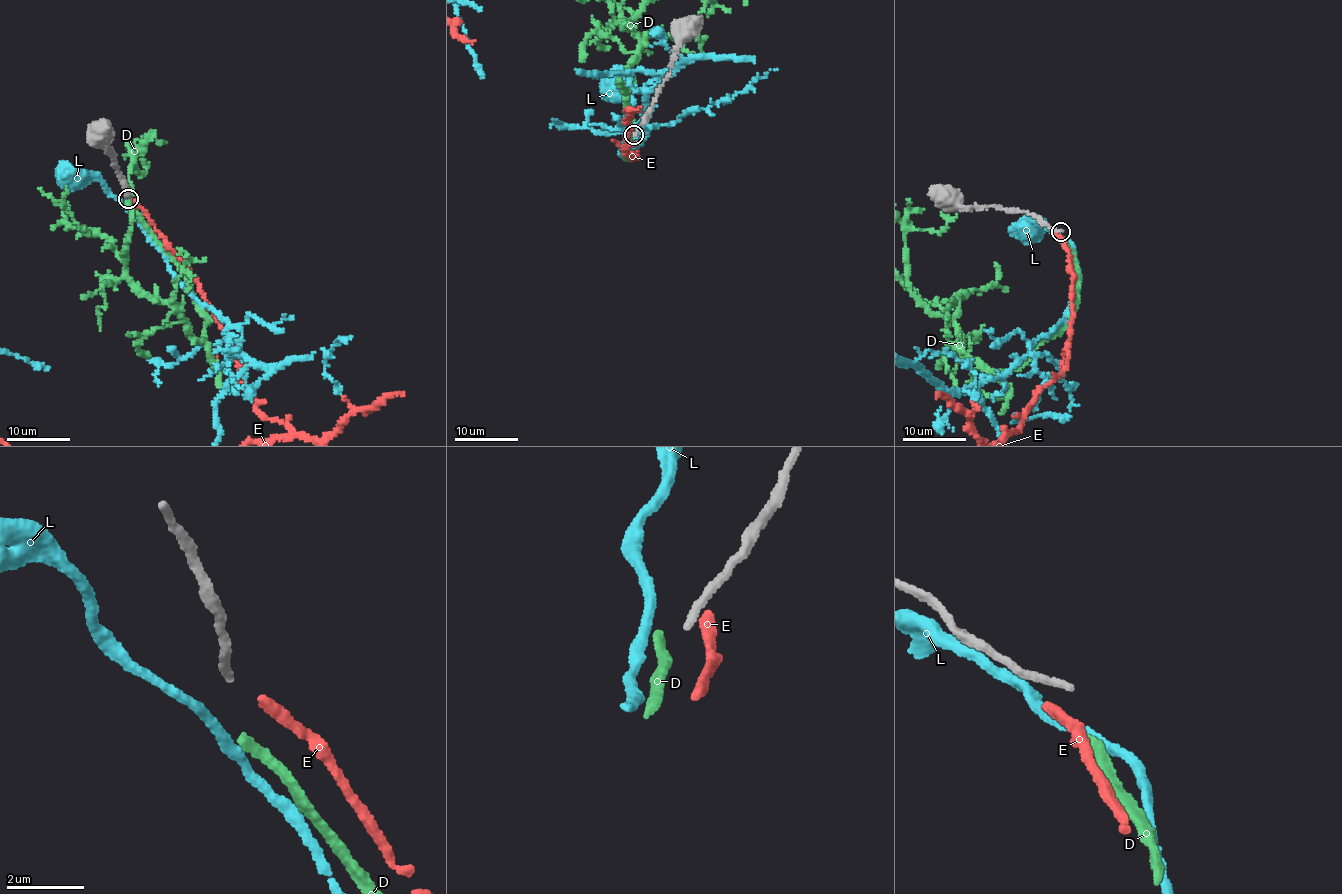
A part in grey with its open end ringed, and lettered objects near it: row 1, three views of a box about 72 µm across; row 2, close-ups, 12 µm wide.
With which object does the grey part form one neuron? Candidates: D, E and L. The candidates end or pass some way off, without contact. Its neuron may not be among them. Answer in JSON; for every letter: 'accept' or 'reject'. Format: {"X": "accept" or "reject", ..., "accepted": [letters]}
{"D": "reject", "E": "reject", "L": "reject", "accepted": []}

